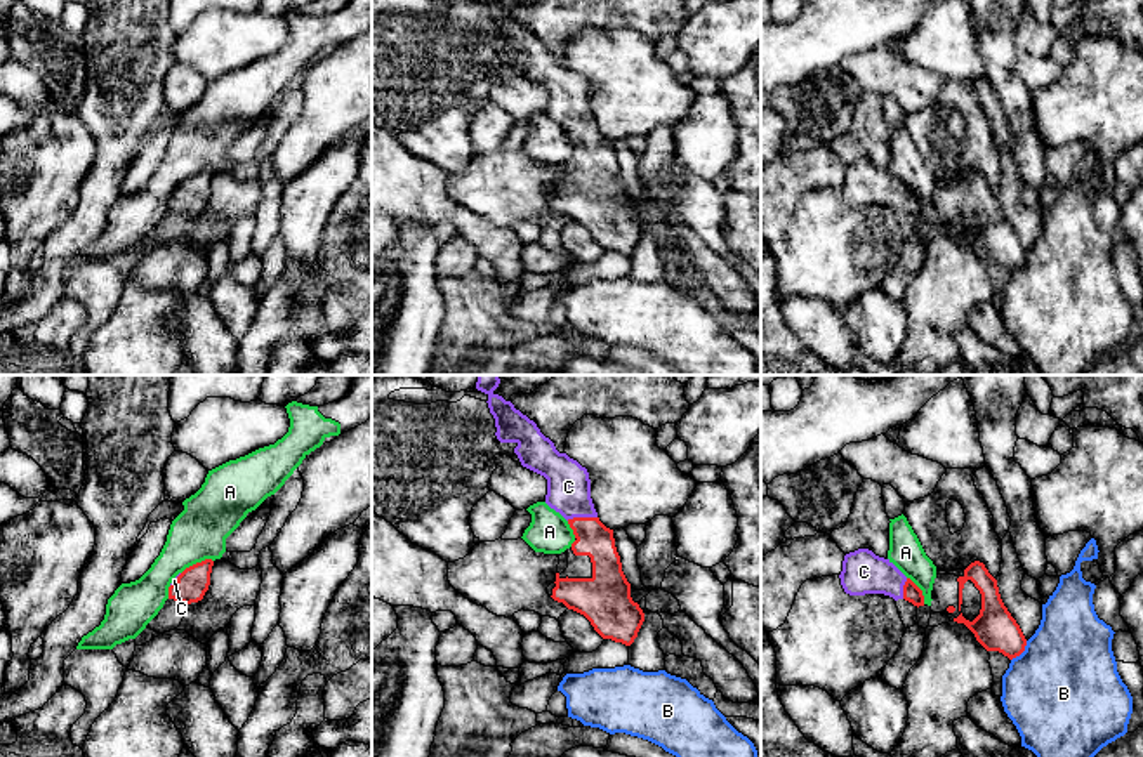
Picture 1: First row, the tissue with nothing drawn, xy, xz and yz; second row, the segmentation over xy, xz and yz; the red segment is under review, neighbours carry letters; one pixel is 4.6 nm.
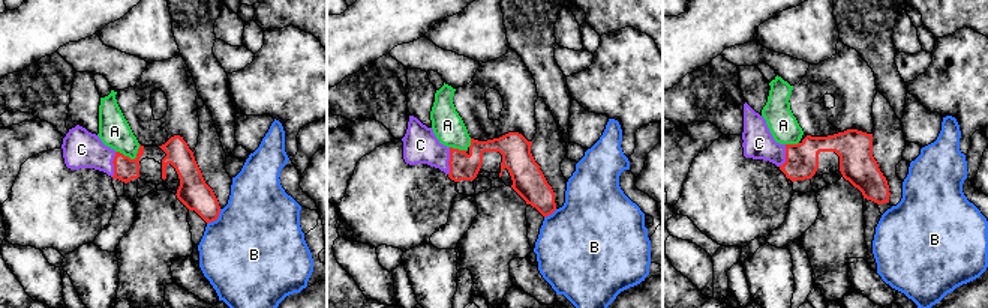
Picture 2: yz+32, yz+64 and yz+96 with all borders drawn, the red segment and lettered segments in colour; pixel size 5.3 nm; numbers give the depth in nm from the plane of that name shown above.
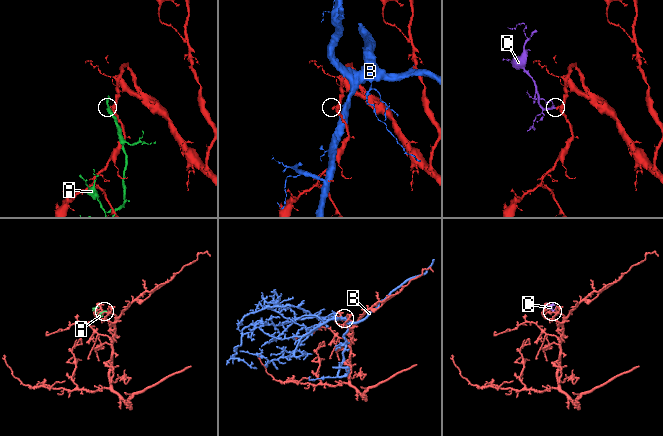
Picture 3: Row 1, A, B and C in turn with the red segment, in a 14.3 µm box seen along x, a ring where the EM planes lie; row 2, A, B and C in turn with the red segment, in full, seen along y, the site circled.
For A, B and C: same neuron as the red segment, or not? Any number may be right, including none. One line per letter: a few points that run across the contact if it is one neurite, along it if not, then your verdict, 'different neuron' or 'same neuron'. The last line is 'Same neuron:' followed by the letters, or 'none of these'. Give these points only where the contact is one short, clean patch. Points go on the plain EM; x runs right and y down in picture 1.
A: different neuron
B: different neuron
C: line xz (593, 150), (581, 129), (568, 98); same neuron
Same neuron: C

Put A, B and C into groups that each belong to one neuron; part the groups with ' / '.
A / B / C

